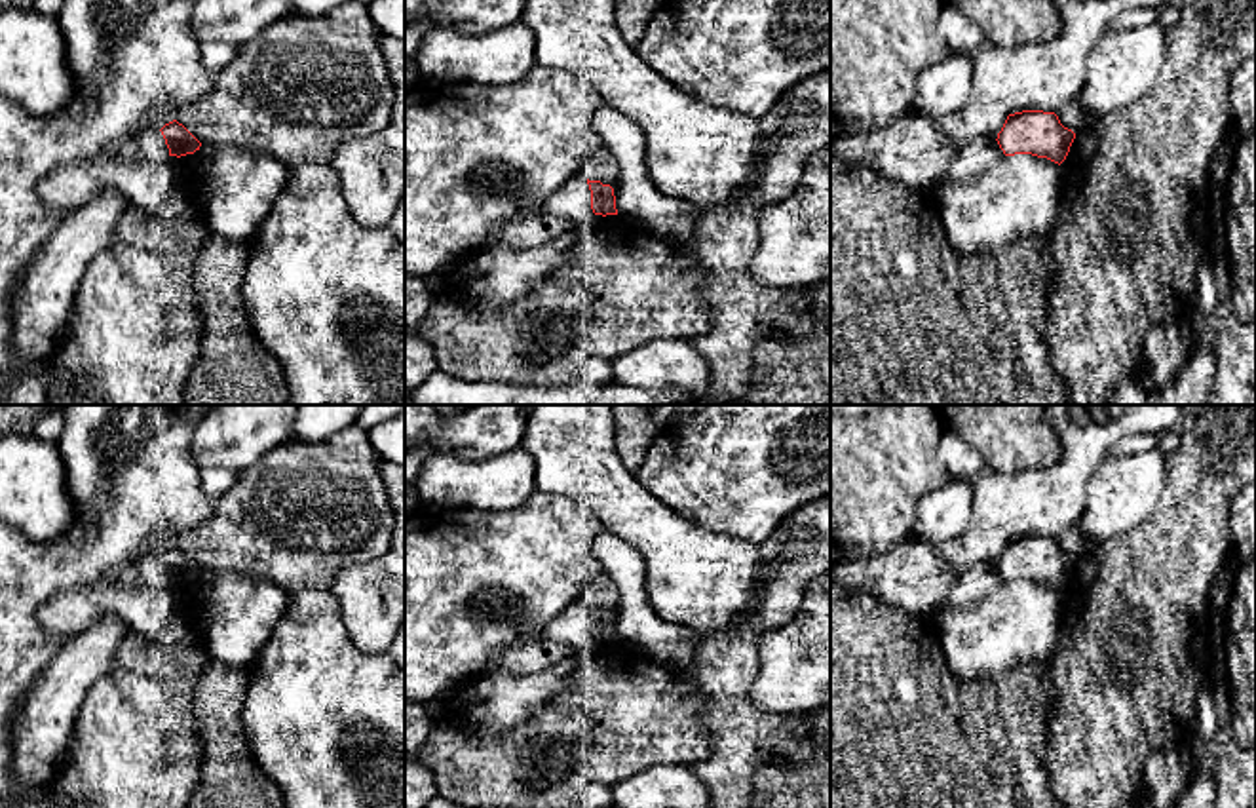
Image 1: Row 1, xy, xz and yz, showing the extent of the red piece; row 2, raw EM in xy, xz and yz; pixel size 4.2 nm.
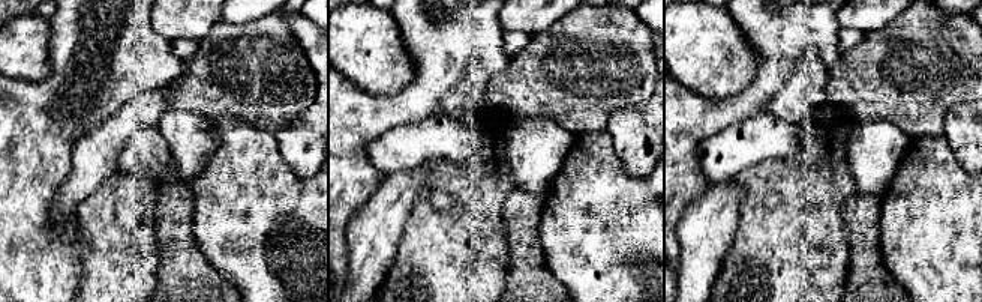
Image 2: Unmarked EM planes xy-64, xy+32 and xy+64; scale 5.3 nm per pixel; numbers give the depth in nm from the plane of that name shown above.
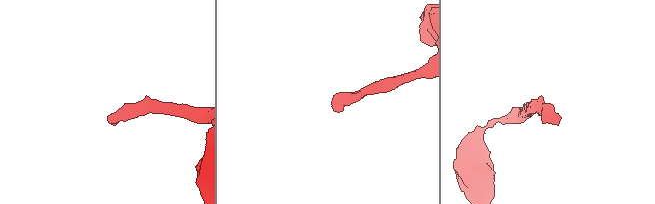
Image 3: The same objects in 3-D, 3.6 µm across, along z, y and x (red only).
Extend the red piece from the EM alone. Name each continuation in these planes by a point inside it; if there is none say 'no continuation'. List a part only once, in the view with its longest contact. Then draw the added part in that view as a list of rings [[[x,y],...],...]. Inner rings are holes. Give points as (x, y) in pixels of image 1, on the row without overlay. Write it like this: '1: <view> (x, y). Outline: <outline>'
1: xz (572, 628). Outline: [[[583,599],[574,601],[562,614],[542,627],[543,639],[568,644],[585,654],[595,639],[591,635],[591,616]]]

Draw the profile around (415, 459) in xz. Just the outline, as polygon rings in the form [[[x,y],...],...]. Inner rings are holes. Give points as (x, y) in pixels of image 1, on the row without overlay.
[[[420,443],[405,451],[405,492],[414,491],[422,466],[433,454],[437,454],[437,449],[431,443]]]

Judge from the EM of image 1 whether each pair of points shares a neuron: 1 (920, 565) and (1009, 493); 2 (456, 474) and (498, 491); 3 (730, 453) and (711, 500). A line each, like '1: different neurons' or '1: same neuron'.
1: different neurons
2: same neuron
3: same neuron

